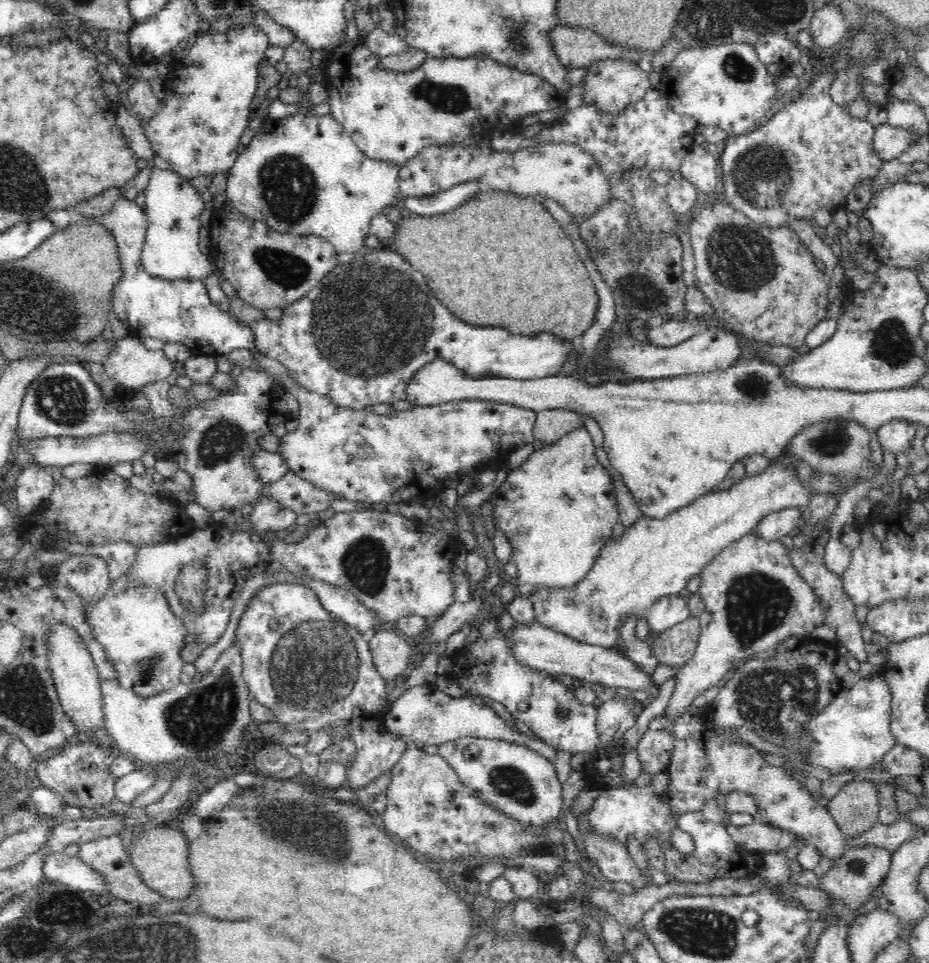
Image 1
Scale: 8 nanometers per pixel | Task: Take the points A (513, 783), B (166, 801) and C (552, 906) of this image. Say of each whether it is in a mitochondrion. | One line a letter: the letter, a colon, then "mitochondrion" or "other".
A: mitochondrion
B: other
C: other

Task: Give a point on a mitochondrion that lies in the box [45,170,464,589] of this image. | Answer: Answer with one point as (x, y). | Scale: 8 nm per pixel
(383, 321)

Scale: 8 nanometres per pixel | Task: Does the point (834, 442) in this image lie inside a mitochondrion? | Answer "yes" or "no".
yes

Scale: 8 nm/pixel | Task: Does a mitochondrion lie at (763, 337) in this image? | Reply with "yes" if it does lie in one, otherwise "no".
no

